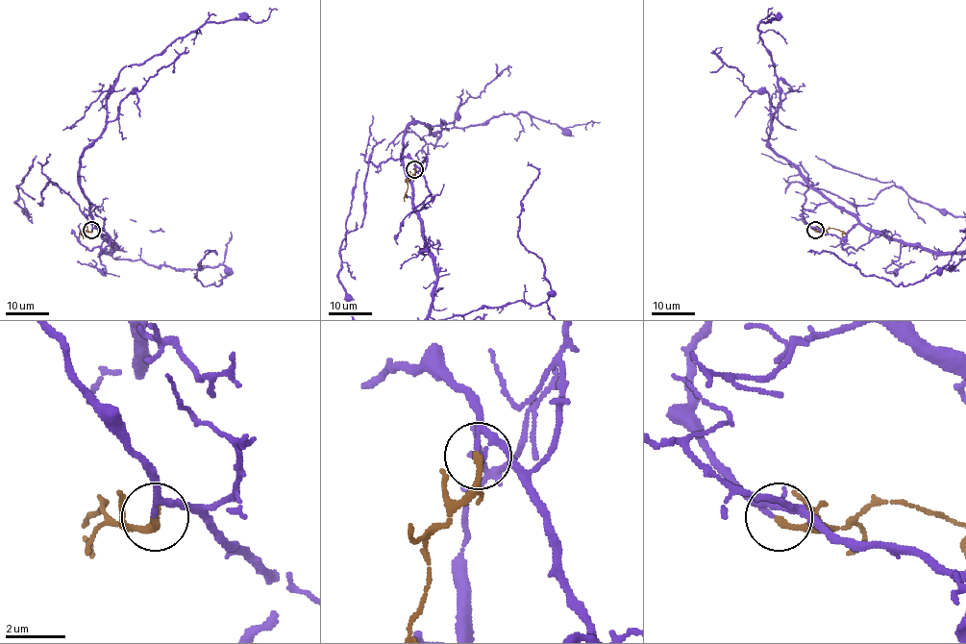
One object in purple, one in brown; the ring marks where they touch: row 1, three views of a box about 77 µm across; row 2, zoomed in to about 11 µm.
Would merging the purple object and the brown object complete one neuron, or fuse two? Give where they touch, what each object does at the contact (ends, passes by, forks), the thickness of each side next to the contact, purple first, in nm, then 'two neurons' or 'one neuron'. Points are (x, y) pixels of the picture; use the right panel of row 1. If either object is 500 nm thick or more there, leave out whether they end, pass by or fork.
(815, 230) | purple passes by | brown ends | 110/190 nm | two neurons

